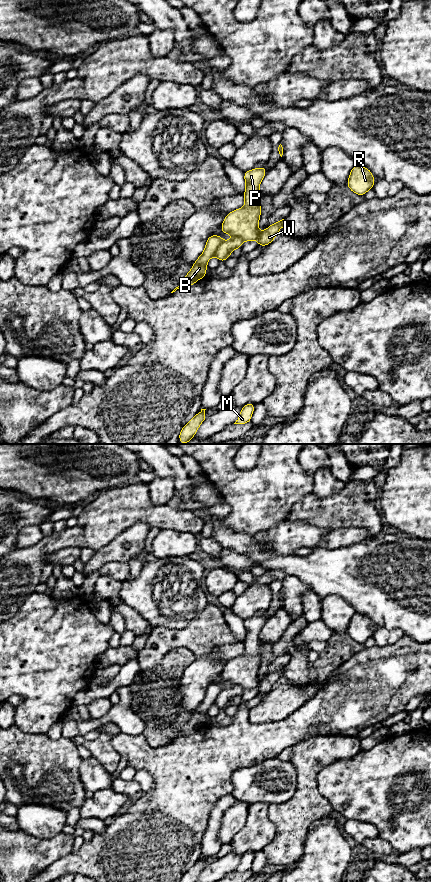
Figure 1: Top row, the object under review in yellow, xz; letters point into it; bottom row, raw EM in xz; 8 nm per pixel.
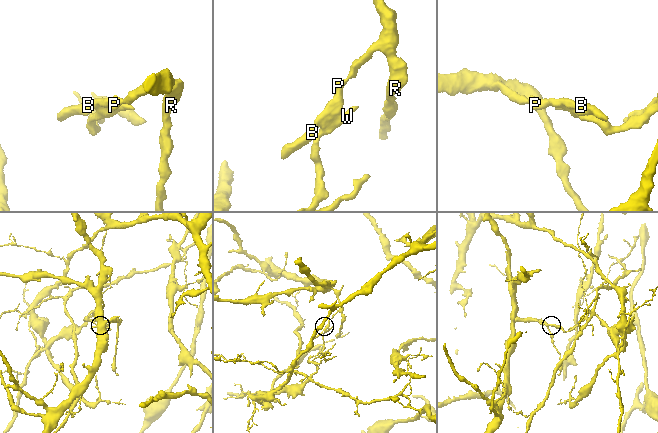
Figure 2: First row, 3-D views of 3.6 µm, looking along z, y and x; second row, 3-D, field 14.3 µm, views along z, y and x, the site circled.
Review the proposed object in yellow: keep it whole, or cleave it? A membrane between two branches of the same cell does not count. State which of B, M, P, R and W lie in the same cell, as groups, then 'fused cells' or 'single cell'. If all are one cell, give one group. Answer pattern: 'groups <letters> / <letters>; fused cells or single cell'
groups B P R / M W; fused cells

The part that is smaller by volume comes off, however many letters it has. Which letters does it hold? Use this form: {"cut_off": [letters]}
{"cut_off": ["M", "W"]}

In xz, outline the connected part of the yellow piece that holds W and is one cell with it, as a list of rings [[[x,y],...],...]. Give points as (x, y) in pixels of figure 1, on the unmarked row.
[[[284,667],[270,673],[267,677],[260,681],[257,694],[267,694],[275,687],[278,679],[283,675]]]

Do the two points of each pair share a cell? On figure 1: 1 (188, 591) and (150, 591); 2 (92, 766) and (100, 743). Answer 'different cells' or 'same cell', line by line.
1: same cell
2: different cells

